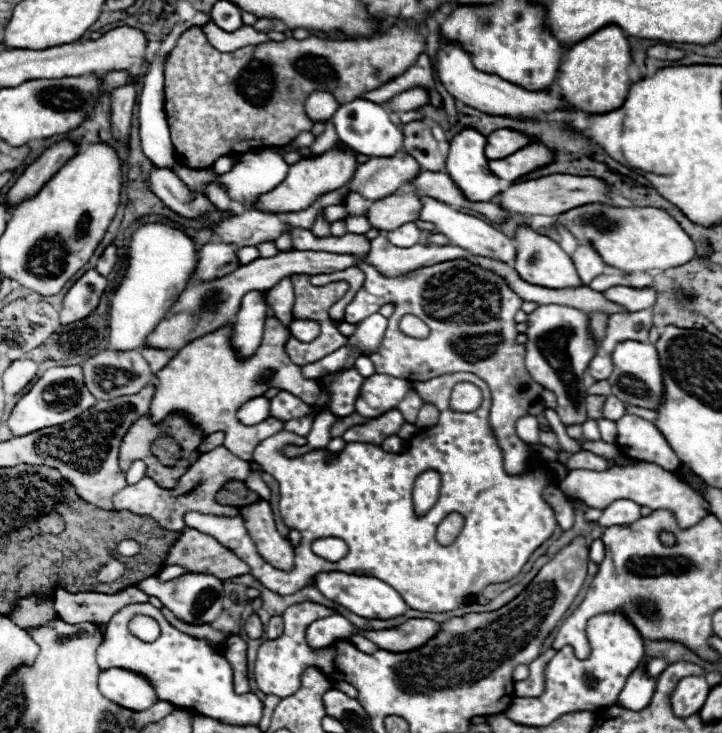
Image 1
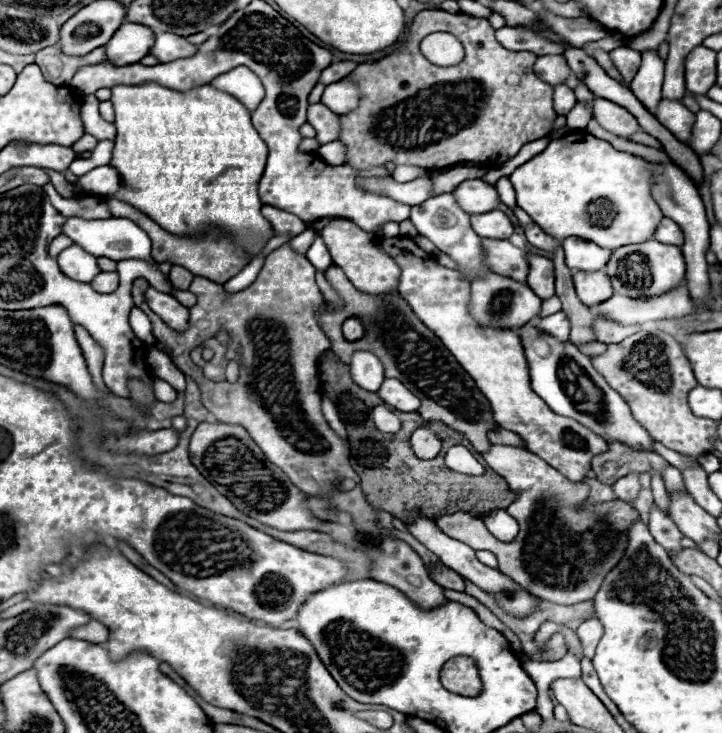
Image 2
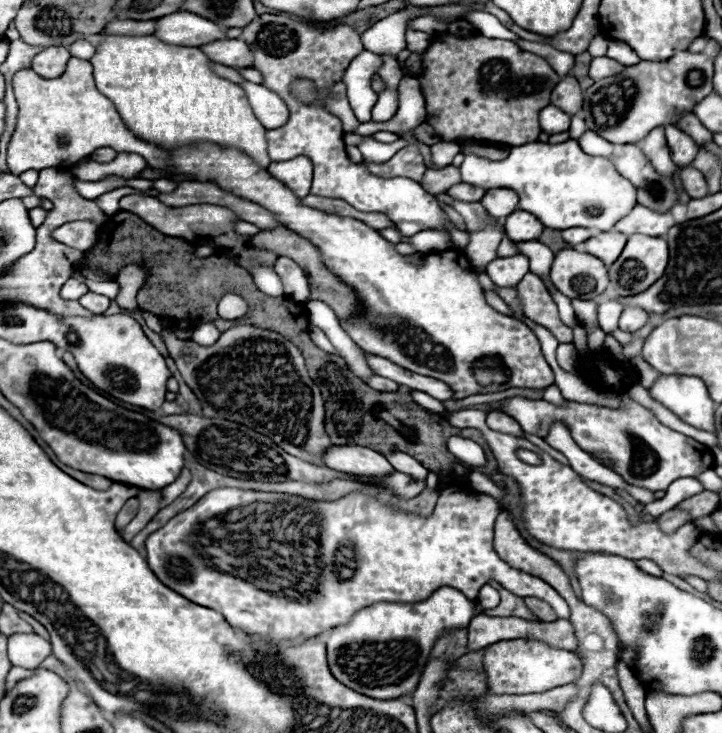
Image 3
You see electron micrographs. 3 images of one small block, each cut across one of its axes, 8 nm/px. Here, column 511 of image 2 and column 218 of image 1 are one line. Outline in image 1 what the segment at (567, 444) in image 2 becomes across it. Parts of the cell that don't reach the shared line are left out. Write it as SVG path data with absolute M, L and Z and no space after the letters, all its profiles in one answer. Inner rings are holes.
M266 318L266 324L264 324L264 336L262 336L262 342L258 346L258 350L246 358L246 360L238 360L238 356L234 354L234 346L232 346L232 324L212 332L212 336L202 336L202 340L194 340L192 344L184 346L158 374L156 374L156 394L152 398L152 404L150 404L150 416L152 416L152 422L162 422L170 412L184 412L188 414L202 430L204 434L212 434L212 432L218 432L222 430L226 434L224 438L224 446L240 456L242 460L252 460L252 452L256 448L256 444L260 444L260 440L268 438L271 435L276 434L279 430L284 428L283 421L269 417L264 422L256 424L254 426L244 426L238 422L236 418L236 410L240 408L240 404L244 404L244 400L252 400L252 396L264 396L270 388L280 388L284 392L290 392L294 396L298 396L304 404L312 406L316 400L318 400L318 394L320 394L320 384L316 380L308 380L302 376L302 366L294 364L290 360L290 356L286 354L286 342L290 340L290 330L278 320L278 318Z

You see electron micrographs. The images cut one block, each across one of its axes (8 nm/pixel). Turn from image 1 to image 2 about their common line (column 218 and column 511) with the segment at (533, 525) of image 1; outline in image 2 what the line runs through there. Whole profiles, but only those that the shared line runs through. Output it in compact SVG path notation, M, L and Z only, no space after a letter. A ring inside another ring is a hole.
M492 510L484 516L488 530L502 542L510 542L518 534L518 522L506 510Z

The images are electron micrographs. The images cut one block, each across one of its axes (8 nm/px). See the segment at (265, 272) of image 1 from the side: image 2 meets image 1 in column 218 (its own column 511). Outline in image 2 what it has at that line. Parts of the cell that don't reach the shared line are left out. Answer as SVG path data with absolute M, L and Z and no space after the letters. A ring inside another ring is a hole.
M482 272L472 280L472 292L470 292L470 314L484 326L494 328L520 328L526 322L538 318L542 306L542 298L536 296L536 292L522 282L516 282L506 276L498 276L494 272Z

